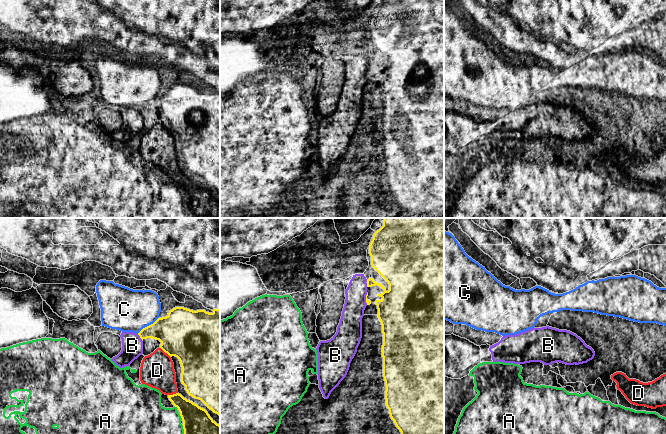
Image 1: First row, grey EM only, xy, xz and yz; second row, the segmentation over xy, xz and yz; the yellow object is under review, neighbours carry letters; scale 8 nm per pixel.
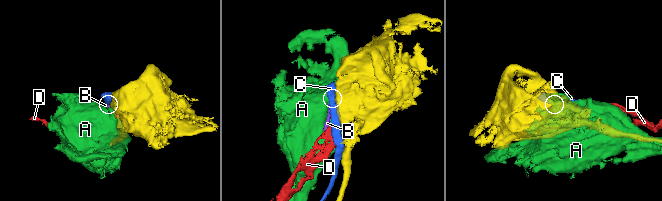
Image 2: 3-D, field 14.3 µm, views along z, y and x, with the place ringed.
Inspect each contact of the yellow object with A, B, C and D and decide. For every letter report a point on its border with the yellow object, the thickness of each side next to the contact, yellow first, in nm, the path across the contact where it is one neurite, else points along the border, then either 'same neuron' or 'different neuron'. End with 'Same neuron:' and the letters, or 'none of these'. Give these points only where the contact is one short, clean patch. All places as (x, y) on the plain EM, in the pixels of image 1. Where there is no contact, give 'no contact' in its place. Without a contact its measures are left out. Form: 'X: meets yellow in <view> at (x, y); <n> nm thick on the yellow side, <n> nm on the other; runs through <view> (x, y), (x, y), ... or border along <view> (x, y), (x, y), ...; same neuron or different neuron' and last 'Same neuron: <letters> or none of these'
A: meets yellow in xy at (181, 193); 240 nm thick on the yellow side, 460 nm on the other; different neuron
B: meets yellow in xy at (140, 113); 240 nm thick on the yellow side, 180 nm on the other; border along xy (137, 110), (142, 115); different neuron
C: meets yellow in xy at (147, 102); 320 nm thick on the yellow side, 340 nm on the other; different neuron
D: meets yellow in xy at (165, 128); 420 nm thick on the yellow side, 280 nm on the other; different neuron
Same neuron: none of these

